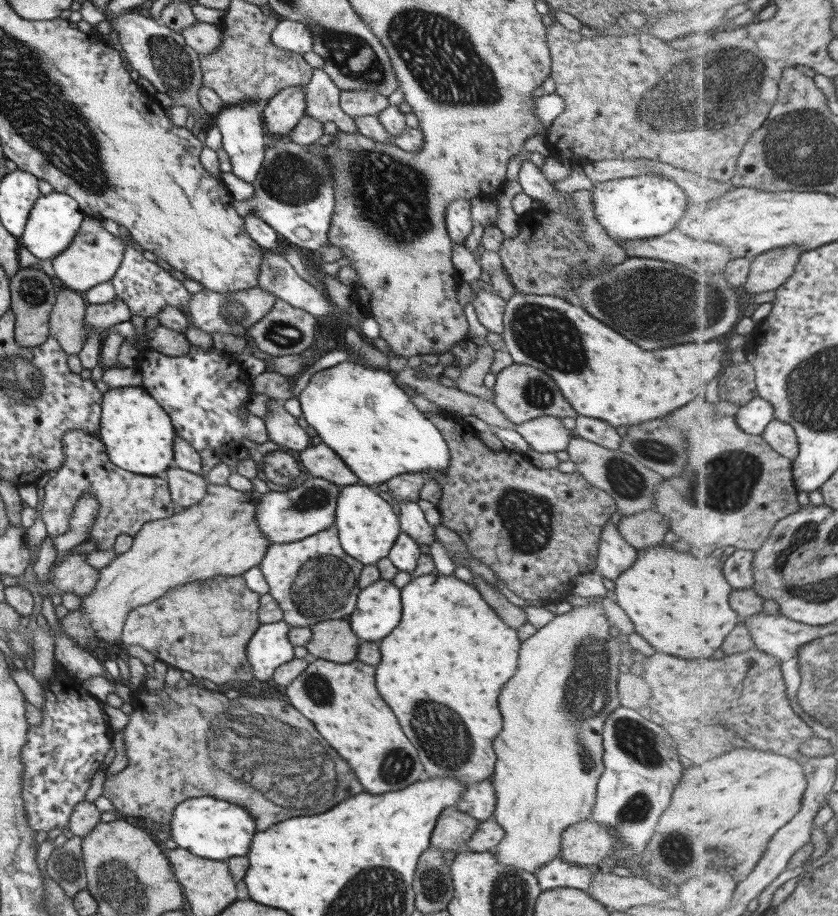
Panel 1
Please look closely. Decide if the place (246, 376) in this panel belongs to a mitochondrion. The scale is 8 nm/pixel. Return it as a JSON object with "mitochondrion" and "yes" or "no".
{"mitochondrion":"no"}

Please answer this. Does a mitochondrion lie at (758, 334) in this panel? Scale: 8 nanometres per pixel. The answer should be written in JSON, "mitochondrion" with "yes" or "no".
{"mitochondrion":"no"}

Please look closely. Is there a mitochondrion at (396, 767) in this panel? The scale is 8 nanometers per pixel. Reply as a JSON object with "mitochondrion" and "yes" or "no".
{"mitochondrion":"yes"}

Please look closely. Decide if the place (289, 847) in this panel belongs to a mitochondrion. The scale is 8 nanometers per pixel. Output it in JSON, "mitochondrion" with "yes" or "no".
{"mitochondrion":"no"}

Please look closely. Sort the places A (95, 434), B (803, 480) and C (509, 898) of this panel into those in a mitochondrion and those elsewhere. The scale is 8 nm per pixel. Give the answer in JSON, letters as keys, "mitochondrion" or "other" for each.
{"A":"other","B":"other","C":"mitochondrion"}

